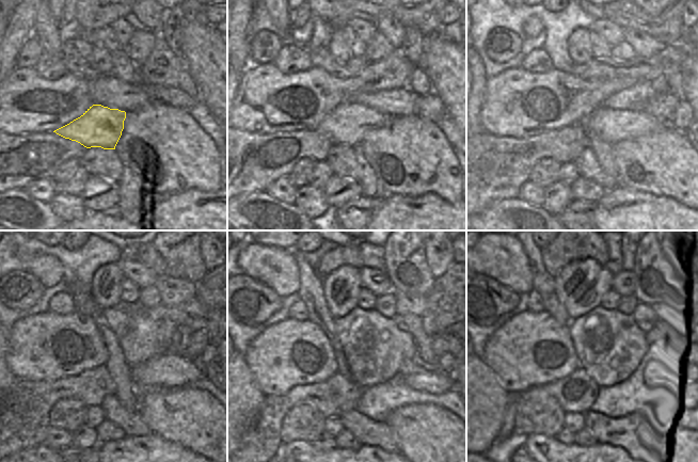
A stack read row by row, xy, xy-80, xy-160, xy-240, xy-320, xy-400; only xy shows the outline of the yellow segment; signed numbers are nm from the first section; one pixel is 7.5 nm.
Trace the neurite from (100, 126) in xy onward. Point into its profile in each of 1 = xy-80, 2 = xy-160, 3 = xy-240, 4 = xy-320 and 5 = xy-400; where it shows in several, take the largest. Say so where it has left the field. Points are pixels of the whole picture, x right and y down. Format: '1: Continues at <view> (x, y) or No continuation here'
1: Continues at xy-80 (348, 124)
2: Continues at xy-160 (612, 125)
3: Continues at xy-240 (164, 370)
4: Continues at xy-320 (434, 382)
5: Continues at xy-400 (677, 384).

